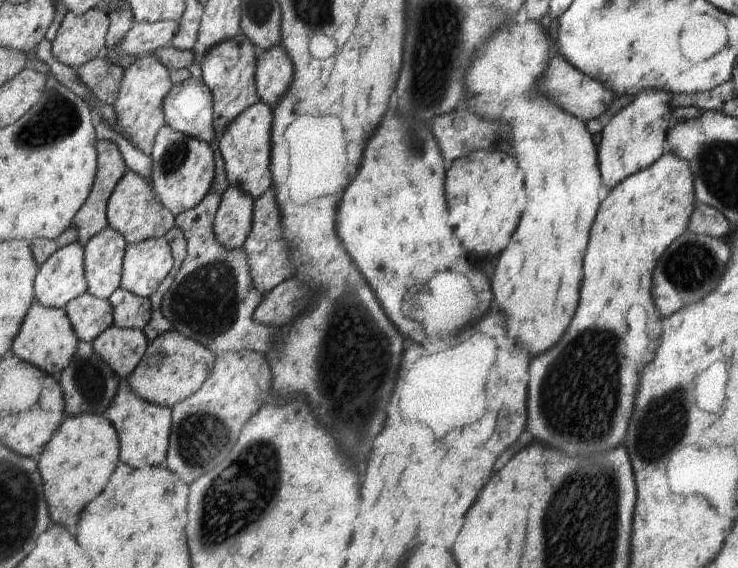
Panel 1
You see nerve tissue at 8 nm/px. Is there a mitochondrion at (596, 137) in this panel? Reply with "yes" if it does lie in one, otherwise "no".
no

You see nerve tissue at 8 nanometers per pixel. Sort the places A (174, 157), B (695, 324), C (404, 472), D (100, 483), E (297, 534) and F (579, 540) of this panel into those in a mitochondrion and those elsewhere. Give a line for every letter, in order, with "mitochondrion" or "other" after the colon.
A: mitochondrion
B: other
C: other
D: other
E: other
F: mitochondrion

